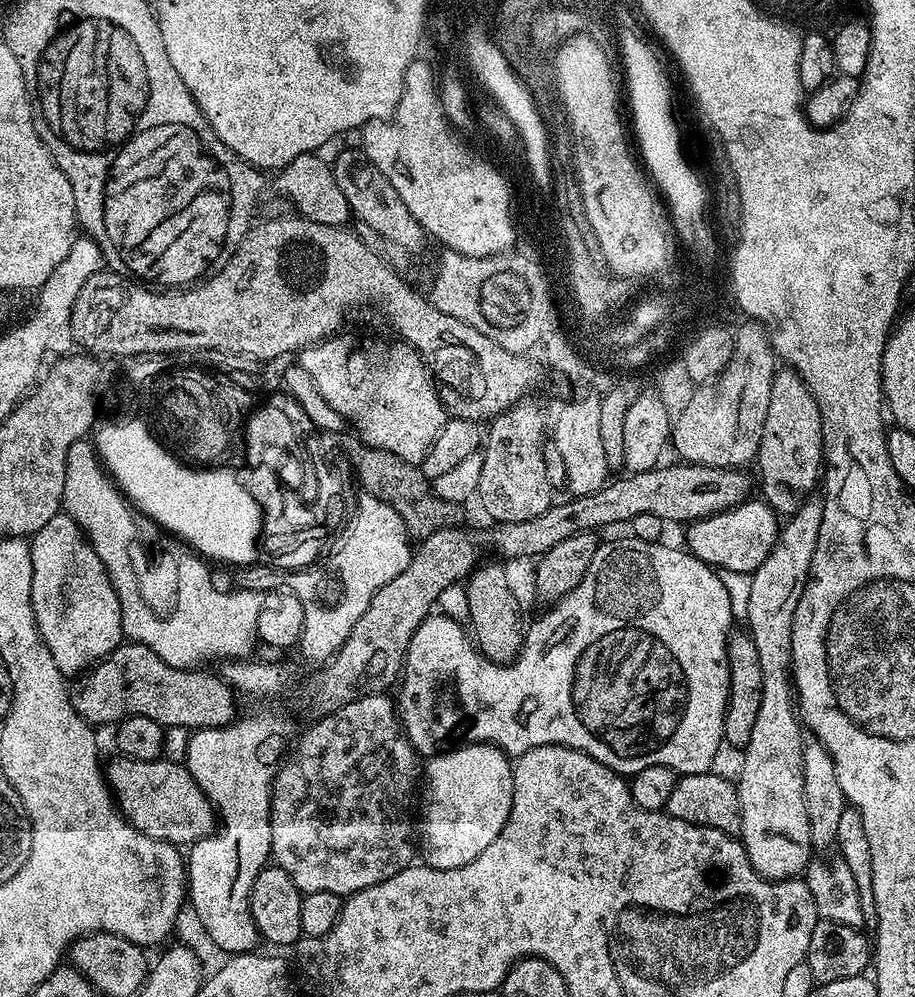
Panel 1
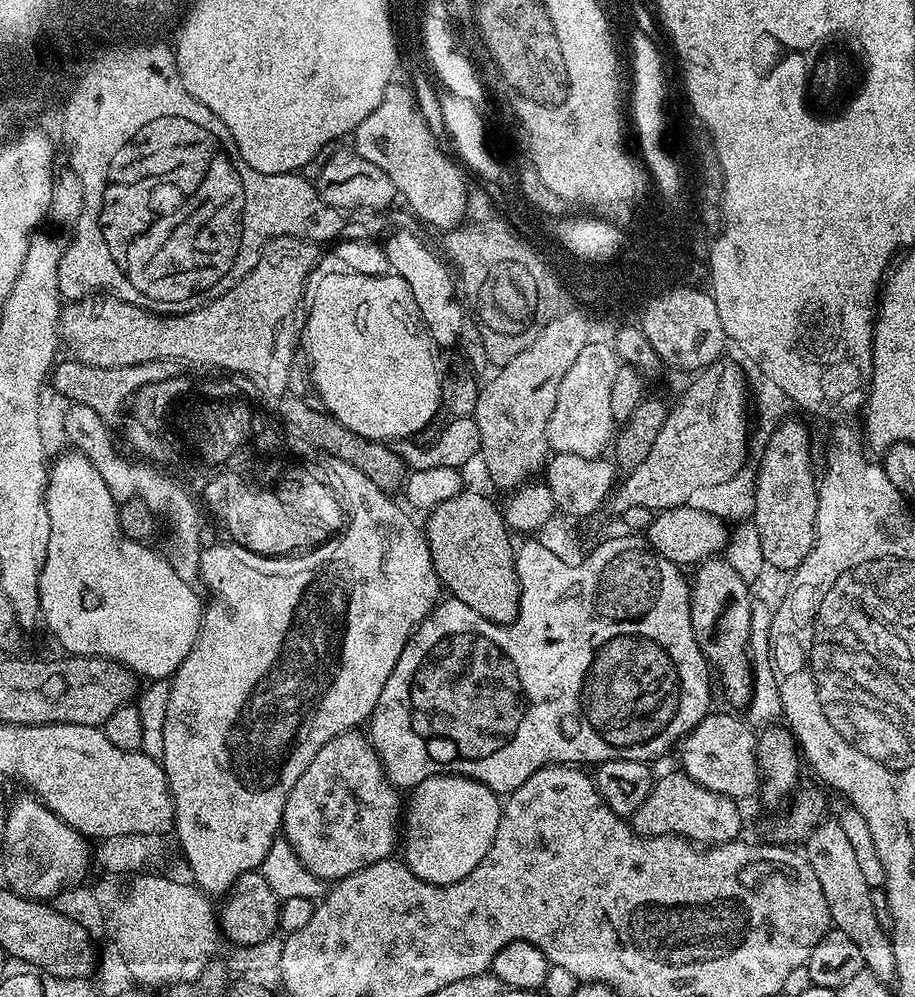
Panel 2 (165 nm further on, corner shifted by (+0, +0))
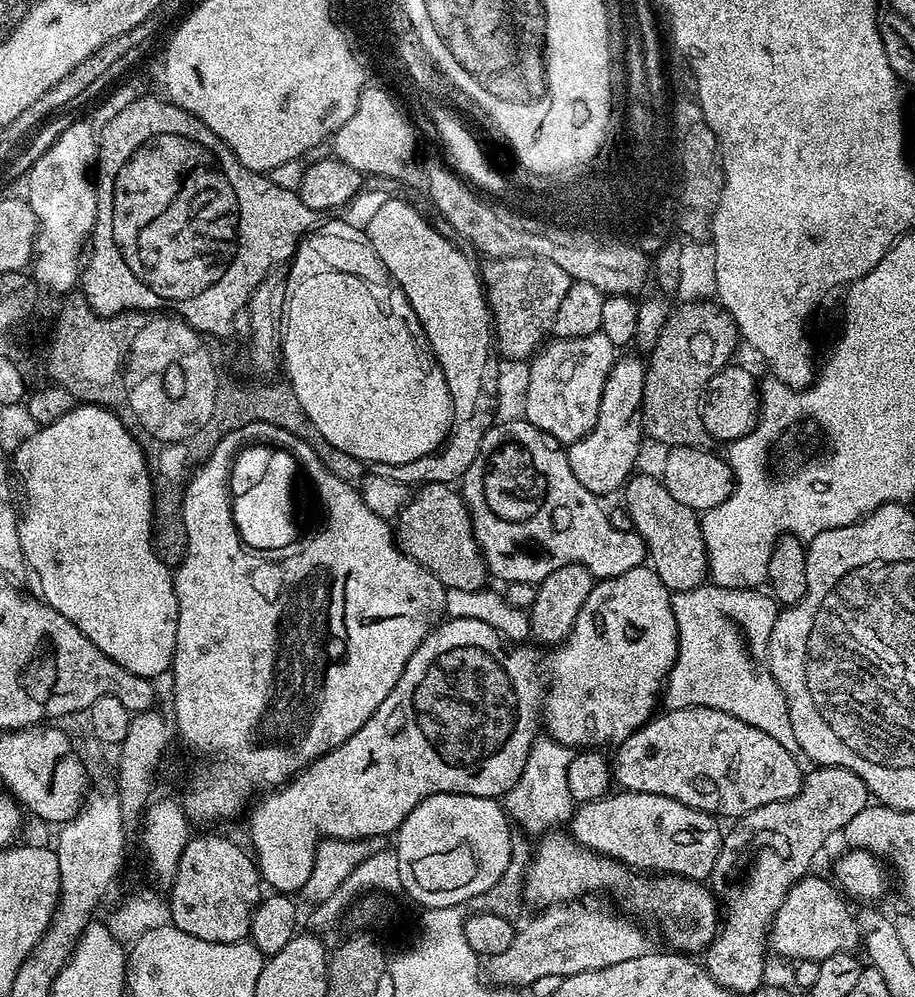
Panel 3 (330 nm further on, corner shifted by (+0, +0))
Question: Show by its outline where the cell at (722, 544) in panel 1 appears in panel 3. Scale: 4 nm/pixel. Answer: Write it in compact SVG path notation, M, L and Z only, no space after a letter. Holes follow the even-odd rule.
M529 420L493 423L493 428L480 440L472 464L462 477L462 495L472 516L472 529L484 562L493 577L509 584L536 586L554 570L568 563L581 564L597 581L609 580L626 570L641 567L649 559L644 539L635 530L614 530L608 521L601 497L595 496L570 470L567 451L560 441L538 430Z

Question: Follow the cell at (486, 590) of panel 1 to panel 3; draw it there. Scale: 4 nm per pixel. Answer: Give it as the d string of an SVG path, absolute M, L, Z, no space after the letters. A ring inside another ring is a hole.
M426 483L417 487L394 521L394 539L401 552L433 572L445 589L478 591L488 584L490 573L472 529L468 504L454 488L451 483Z

